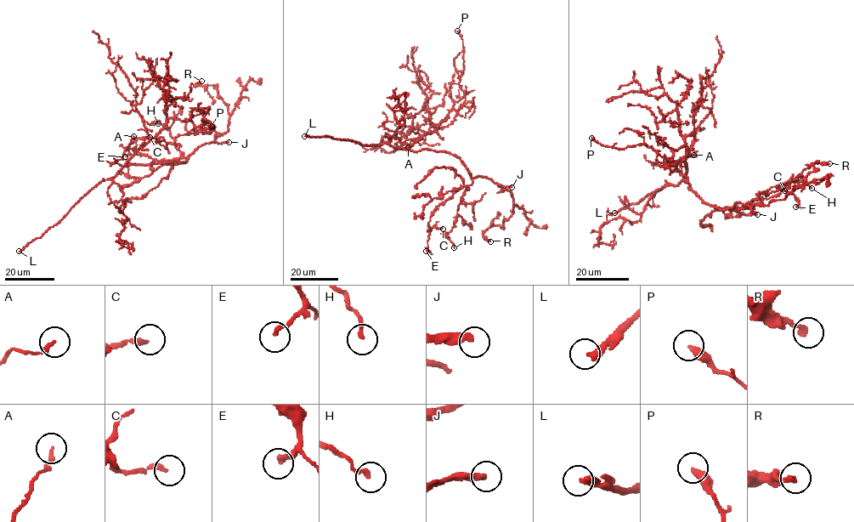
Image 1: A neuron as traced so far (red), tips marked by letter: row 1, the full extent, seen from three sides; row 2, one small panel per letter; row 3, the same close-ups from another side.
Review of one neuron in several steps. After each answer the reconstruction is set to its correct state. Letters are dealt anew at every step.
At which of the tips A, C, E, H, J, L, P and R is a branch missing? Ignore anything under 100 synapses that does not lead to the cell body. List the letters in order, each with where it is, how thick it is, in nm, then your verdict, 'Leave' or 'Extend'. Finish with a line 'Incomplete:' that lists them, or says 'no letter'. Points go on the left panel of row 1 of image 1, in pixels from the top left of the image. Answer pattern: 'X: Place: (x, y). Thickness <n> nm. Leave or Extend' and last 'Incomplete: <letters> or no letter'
A: Place: (133, 136). Thickness 180 nm. Leave
C: Place: (149, 137). Thickness 240 nm. Leave
E: Place: (125, 156). Thickness 180 nm. Leave
H: Place: (158, 123). Thickness 200 nm. Leave
J: Place: (229, 142). Thickness 320 nm. Extend
L: Place: (19, 251). Thickness 320 nm. Extend
P: Place: (212, 126). Thickness 400 nm. Leave
R: Place: (201, 81). Thickness 260 nm. Leave
Incomplete: J, L

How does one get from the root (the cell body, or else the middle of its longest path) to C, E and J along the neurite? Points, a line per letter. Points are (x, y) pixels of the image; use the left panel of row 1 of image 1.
C: (149, 164), (184, 162), (189, 157), (161, 161), (135, 154), (136, 139), (149, 137)
E: (149, 164), (184, 162), (189, 157), (154, 160), (135, 154), (135, 140), (131, 143), (125, 156)
J: (149, 164), (184, 162), (189, 155), (204, 144), (229, 142)

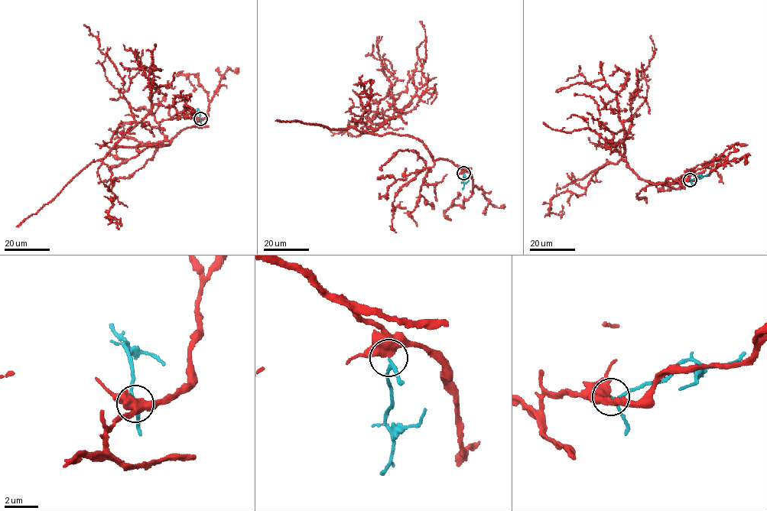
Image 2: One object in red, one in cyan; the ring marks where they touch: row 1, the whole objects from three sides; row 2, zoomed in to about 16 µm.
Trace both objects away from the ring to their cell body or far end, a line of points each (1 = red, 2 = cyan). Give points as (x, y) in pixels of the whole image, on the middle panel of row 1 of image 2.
1: (463, 174), (449, 161), (434, 161), (407, 135), (369, 132), (427, 86), (420, 21)
2: (463, 174), (462, 189)

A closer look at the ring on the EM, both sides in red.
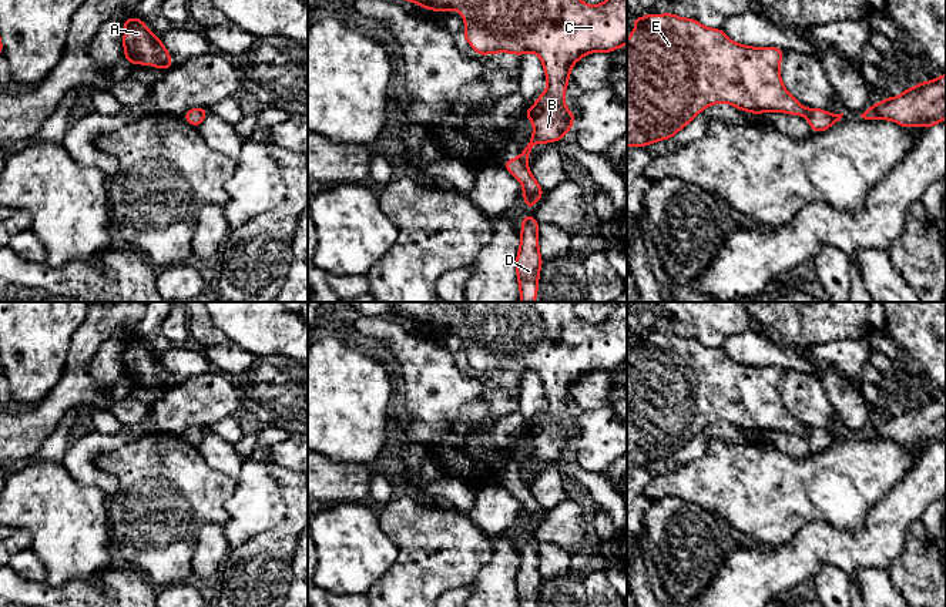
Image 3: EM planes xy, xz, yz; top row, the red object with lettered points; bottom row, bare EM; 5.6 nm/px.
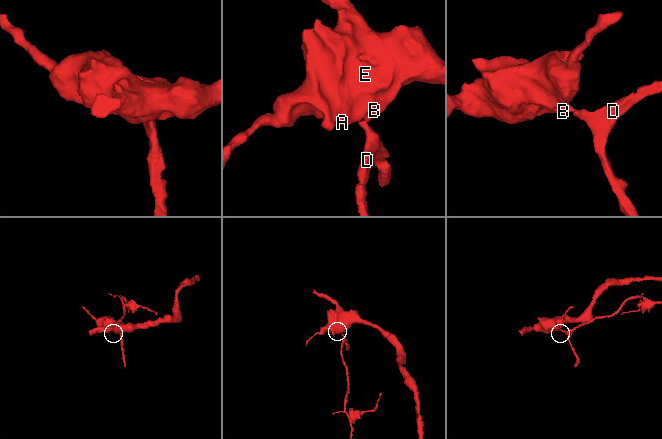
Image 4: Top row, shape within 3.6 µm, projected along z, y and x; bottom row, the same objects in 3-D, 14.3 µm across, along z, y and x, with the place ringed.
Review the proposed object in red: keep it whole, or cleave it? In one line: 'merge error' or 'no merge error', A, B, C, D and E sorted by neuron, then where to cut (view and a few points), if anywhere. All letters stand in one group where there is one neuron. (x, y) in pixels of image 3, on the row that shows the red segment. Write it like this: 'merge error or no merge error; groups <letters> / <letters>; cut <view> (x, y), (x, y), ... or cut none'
merge error; groups A B C E / D; cut yz (807, 110), (804, 114)

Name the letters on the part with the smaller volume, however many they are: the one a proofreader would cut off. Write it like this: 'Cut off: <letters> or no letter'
Cut off: D

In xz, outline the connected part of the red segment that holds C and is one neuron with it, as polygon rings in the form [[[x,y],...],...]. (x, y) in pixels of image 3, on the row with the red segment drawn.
[[[409,0],[423,9],[447,13],[450,9],[457,9],[466,21],[463,38],[469,41],[472,48],[480,54],[492,53],[514,53],[521,57],[524,53],[536,53],[543,63],[547,91],[536,98],[536,105],[529,110],[524,105],[524,117],[530,118],[534,127],[533,137],[524,145],[520,154],[523,161],[531,155],[531,147],[537,142],[554,142],[567,137],[567,131],[573,128],[574,110],[564,108],[564,91],[570,78],[570,68],[581,57],[603,51],[611,53],[615,48],[627,44],[627,0],[605,0],[598,6],[588,6],[581,0]]]

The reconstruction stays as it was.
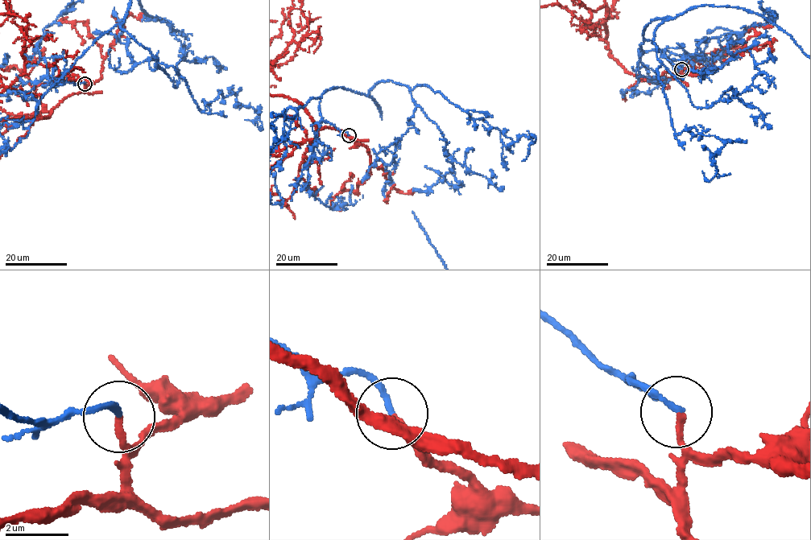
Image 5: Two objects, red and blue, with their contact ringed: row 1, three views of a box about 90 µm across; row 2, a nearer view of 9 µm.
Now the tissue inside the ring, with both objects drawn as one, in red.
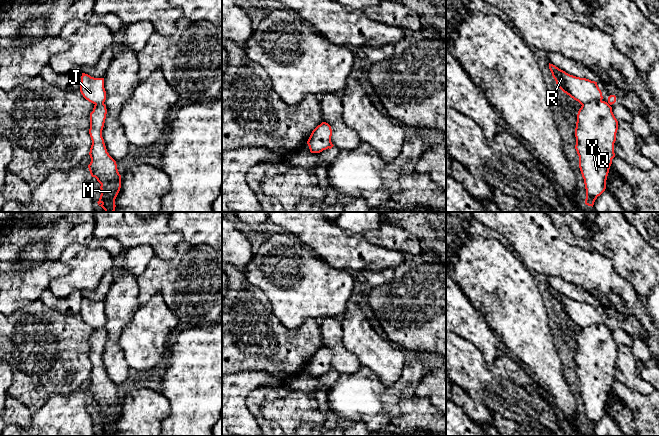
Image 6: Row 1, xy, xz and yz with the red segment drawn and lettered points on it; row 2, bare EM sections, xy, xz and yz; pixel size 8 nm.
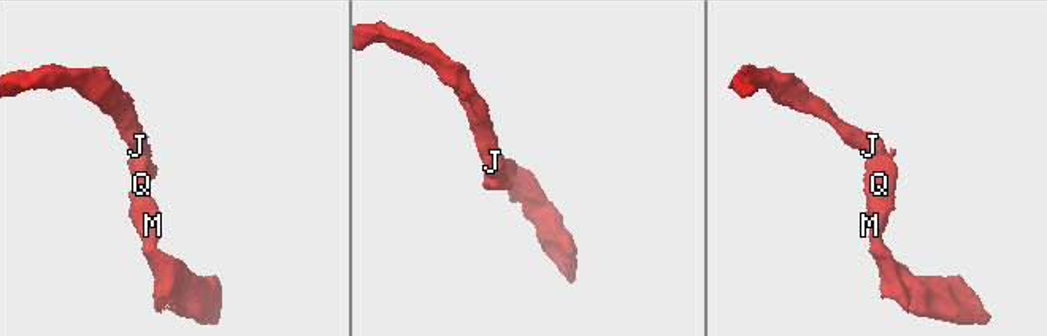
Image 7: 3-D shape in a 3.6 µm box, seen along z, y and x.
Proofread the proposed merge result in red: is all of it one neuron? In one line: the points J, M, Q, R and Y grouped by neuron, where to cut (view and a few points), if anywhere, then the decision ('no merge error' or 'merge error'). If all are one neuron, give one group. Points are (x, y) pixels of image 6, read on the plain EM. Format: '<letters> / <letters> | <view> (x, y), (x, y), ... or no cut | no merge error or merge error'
J R / M Q Y | yz (601, 323), (588, 325), (582, 329) | merge error

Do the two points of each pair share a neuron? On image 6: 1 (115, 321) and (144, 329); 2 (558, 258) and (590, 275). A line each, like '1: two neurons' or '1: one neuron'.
1: two neurons
2: one neuron

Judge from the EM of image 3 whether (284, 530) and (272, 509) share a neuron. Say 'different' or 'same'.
different

